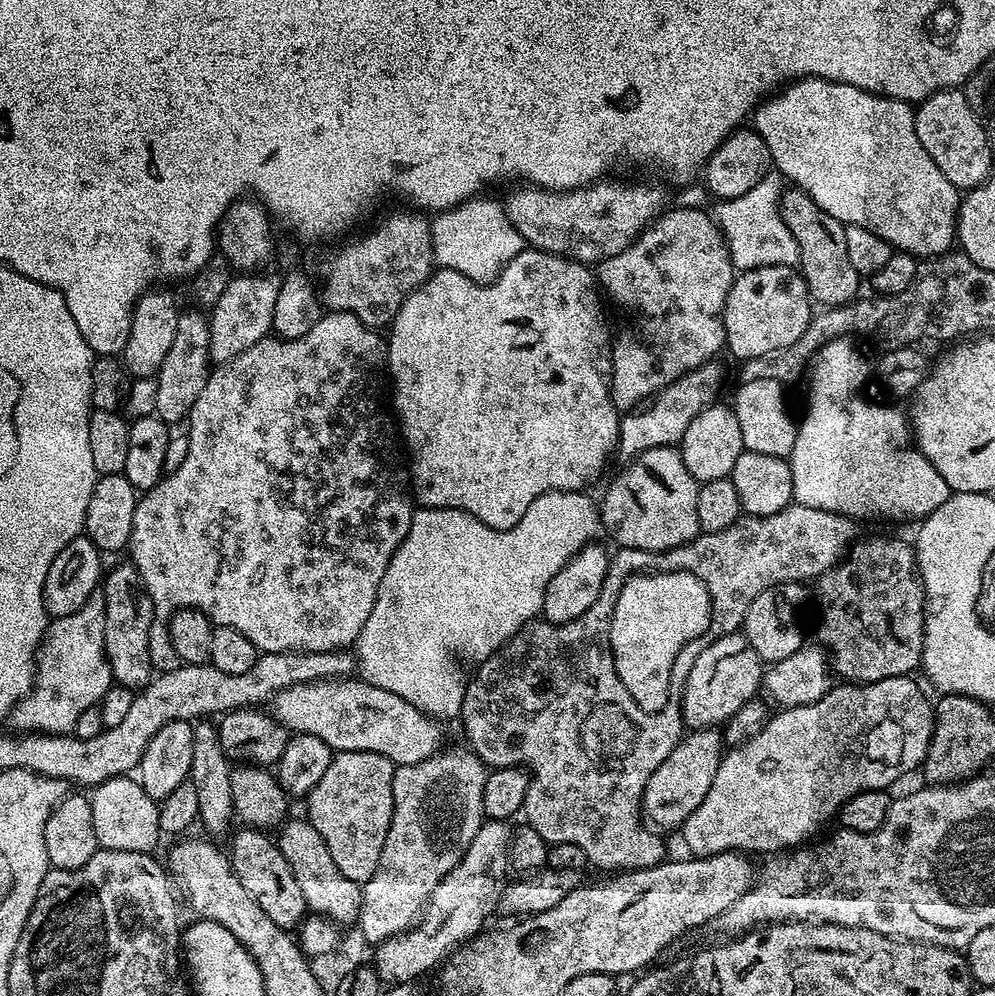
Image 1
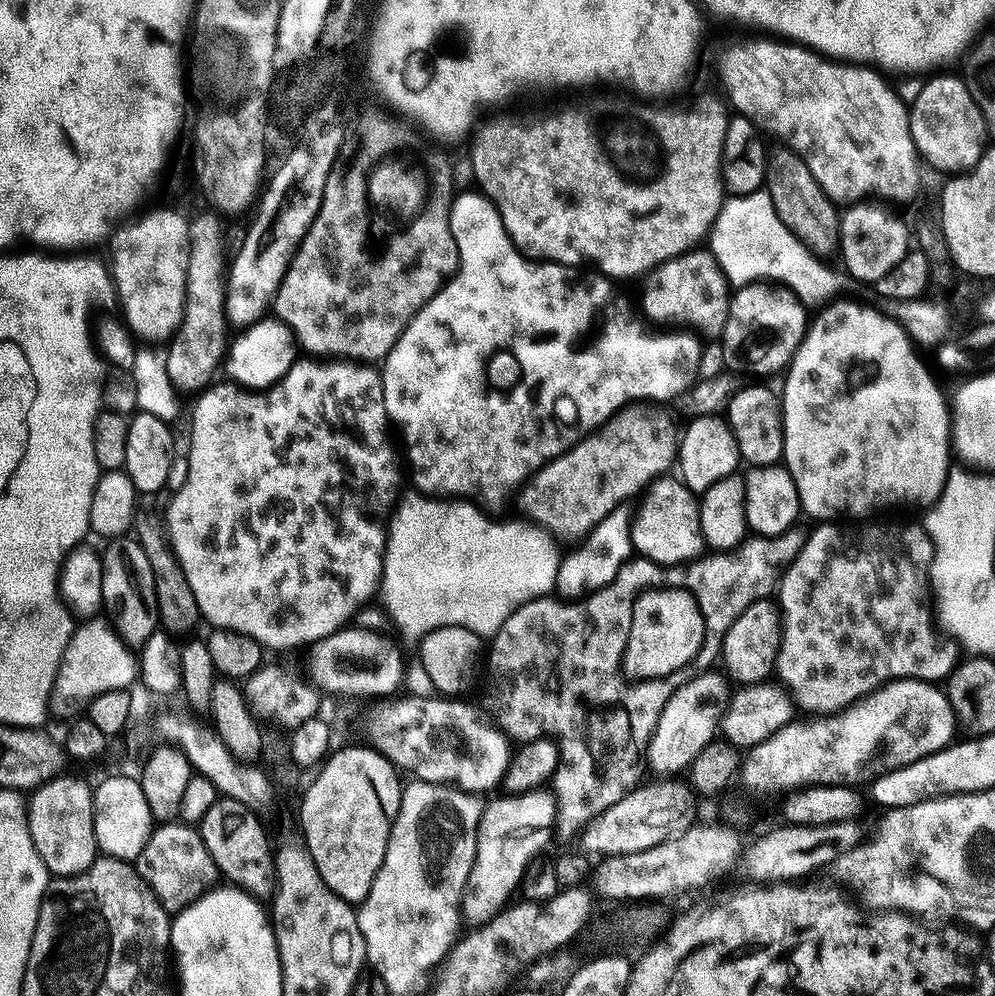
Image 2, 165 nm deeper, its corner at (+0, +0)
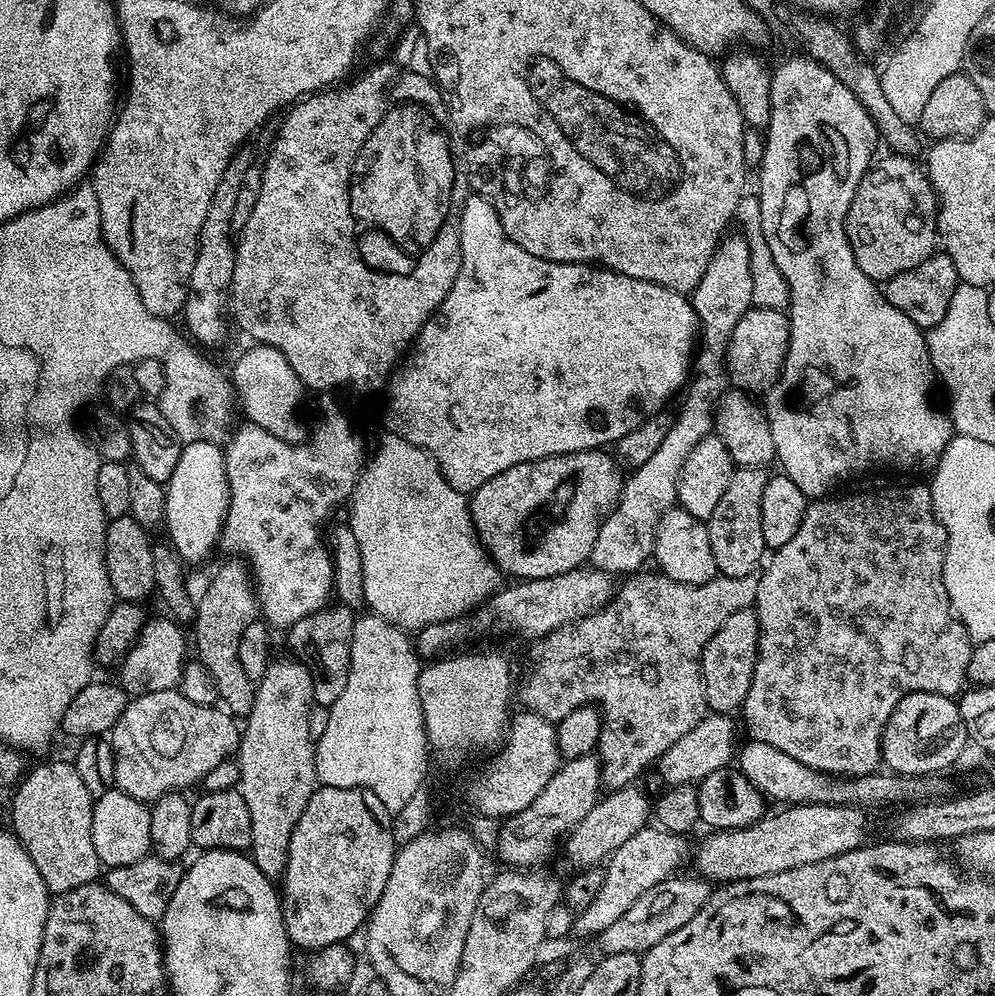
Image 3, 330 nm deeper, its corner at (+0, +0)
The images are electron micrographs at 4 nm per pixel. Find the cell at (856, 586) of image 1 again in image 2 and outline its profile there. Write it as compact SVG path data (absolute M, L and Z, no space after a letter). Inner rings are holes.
M820 522L816 529L805 535L802 550L792 559L792 563L784 569L778 585L778 607L782 627L780 629L780 649L776 659L775 675L783 685L792 703L813 717L830 716L849 708L851 704L870 695L883 684L891 680L926 680L929 682L947 681L958 663L958 648L951 639L936 637L937 625L934 623L934 600L930 595L930 577L932 575L932 555L934 546L928 532L919 523L916 524L868 524L872 522Z

